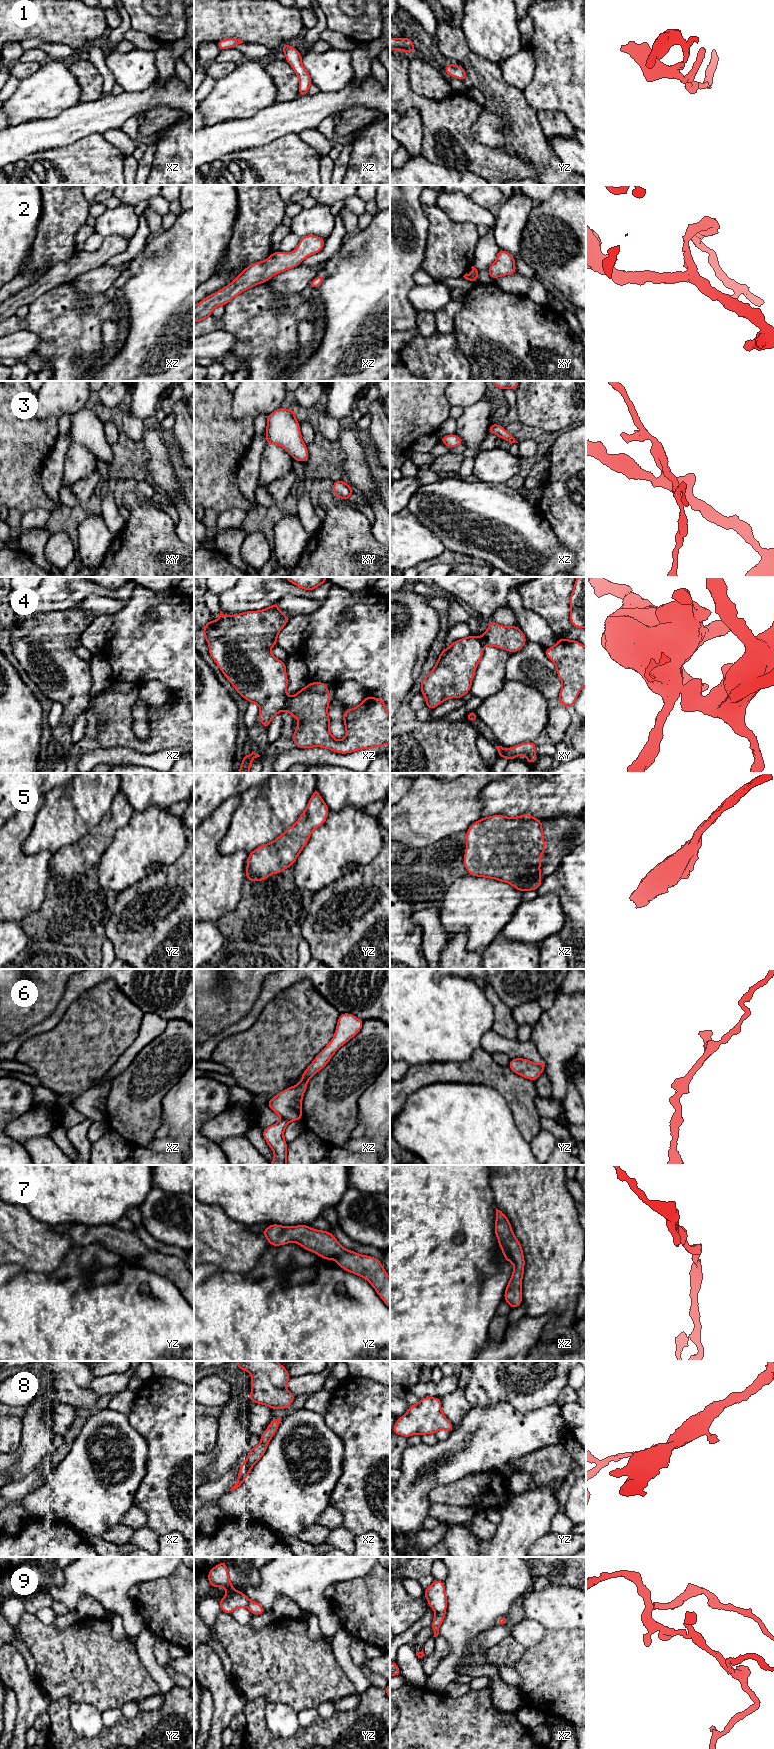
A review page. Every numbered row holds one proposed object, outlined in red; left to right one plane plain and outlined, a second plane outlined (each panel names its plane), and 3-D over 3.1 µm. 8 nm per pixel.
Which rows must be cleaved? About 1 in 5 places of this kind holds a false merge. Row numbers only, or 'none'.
4, 6, 9

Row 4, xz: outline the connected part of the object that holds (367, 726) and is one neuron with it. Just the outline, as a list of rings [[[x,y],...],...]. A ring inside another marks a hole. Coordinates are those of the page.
[[[311,682],[288,698],[285,710],[299,721],[290,738],[298,748],[321,747],[347,754],[390,744],[390,714],[383,699],[367,696],[357,707],[344,710],[346,736],[337,741],[329,730],[329,698],[323,682]]]

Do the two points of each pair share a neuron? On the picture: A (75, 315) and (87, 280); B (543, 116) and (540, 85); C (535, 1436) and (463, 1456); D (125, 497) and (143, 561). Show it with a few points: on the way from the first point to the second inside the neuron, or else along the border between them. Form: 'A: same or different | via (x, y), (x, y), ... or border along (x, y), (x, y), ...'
A: different | border along (70, 282), (81, 295), (103, 293)
B: different | border along (536, 111), (561, 111), (566, 117)
C: same | via (517, 1436), (492, 1436), (481, 1441)
D: same | via (141, 513), (143, 515), (143, 545)

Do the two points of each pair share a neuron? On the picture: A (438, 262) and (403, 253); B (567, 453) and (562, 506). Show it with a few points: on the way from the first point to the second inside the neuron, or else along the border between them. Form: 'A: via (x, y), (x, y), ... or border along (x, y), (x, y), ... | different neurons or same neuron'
A: border along (427, 235), (425, 257), (420, 268) | different neurons
B: via (566, 466), (564, 493) | same neuron

